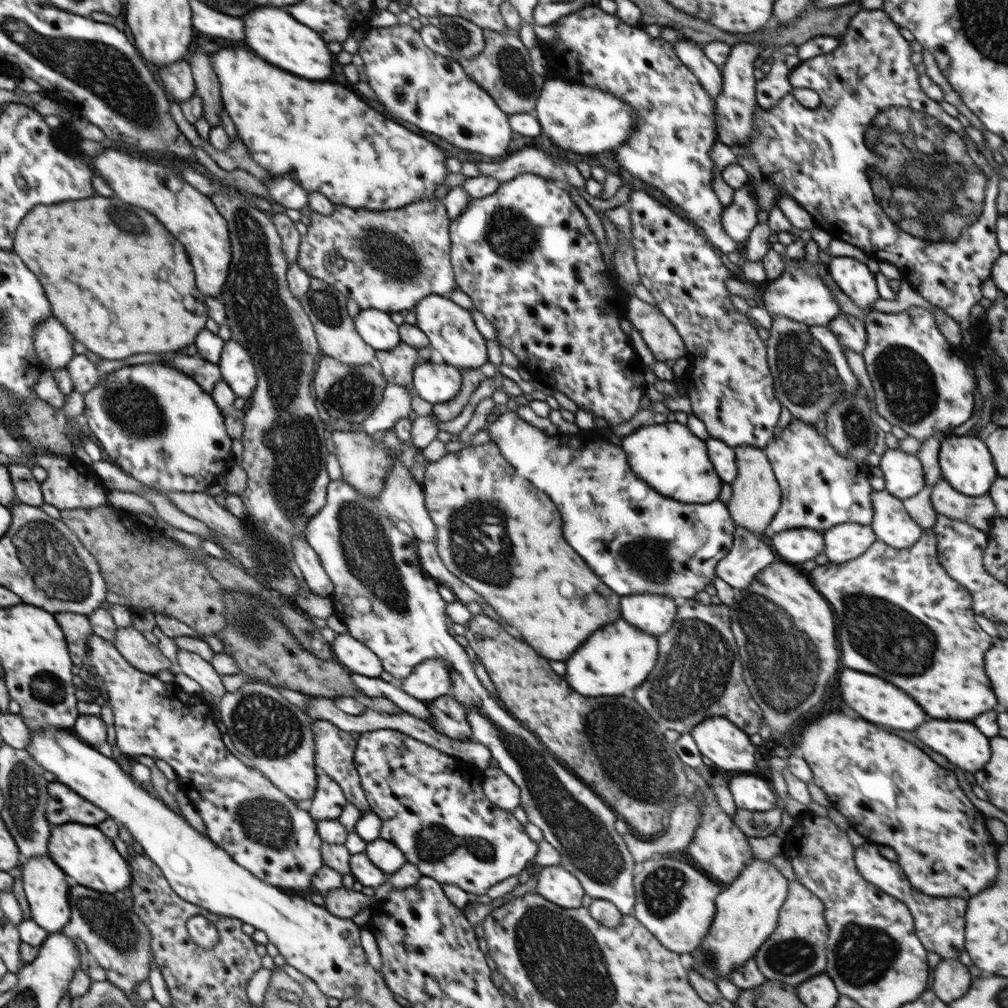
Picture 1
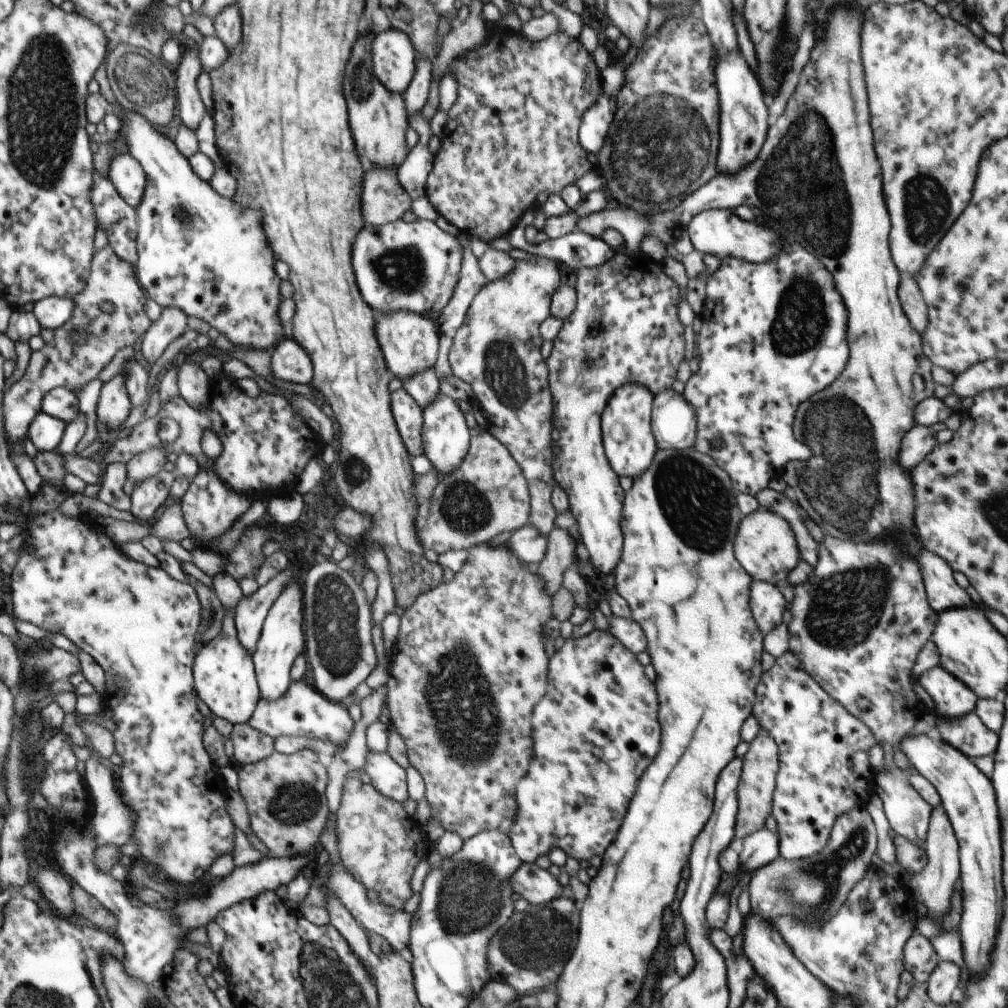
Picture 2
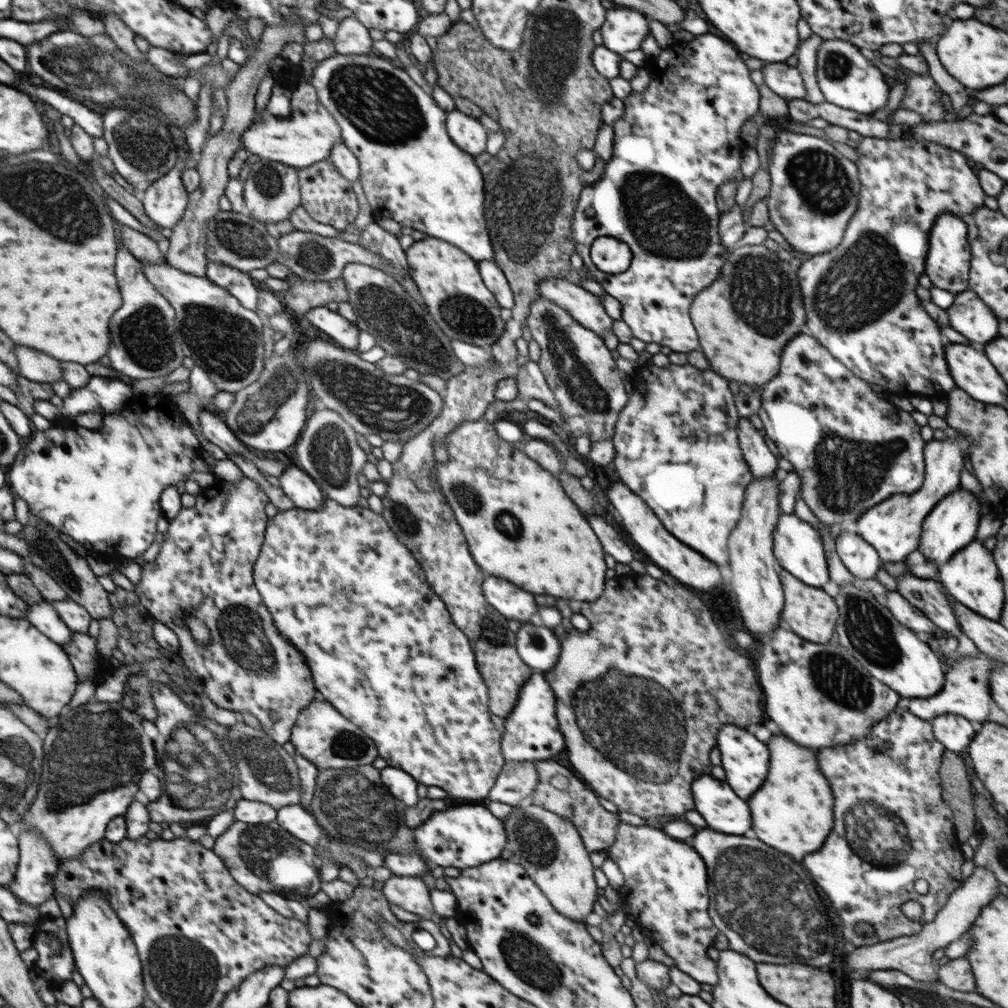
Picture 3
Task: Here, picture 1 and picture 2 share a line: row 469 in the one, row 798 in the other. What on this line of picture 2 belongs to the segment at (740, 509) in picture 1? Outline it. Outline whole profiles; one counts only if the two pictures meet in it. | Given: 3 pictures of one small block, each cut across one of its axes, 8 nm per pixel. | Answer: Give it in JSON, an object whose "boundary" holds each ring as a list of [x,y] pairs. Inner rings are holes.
{"boundary":[[[764,728],[760,729],[758,736],[749,742],[748,752],[744,754],[744,768],[738,784],[737,801],[738,810],[734,838],[743,839],[765,827],[766,818],[772,812],[774,790],[776,790],[776,777],[779,769],[779,750],[777,742]]]}

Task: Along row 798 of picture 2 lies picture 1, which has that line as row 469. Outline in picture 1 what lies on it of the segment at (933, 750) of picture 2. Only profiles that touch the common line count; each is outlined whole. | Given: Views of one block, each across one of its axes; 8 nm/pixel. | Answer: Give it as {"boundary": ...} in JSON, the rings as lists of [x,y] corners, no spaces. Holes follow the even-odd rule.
{"boundary":[[[952,434],[942,438],[939,452],[939,465],[944,477],[958,492],[971,497],[986,497],[992,483],[997,479],[996,467],[986,443],[974,436]]]}

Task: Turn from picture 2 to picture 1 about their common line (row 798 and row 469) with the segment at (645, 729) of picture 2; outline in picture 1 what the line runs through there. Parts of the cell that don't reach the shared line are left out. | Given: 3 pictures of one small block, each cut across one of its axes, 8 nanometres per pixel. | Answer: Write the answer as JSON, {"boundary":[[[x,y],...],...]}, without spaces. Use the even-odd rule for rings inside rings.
{"boundary":[[[510,410],[486,428],[490,441],[498,445],[514,470],[536,488],[550,494],[550,500],[562,514],[566,542],[586,560],[586,564],[590,562],[588,566],[610,590],[620,596],[659,594],[680,603],[692,599],[713,582],[718,561],[730,552],[734,542],[735,526],[726,502],[718,498],[709,503],[686,504],[664,498],[634,474],[620,446],[609,443],[593,431],[550,436]]]}

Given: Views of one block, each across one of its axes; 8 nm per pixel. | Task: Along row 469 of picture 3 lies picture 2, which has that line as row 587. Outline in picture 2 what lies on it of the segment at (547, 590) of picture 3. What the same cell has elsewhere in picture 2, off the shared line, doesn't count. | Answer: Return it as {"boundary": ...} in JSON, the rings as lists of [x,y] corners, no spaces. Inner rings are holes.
{"boundary":[[[488,542],[483,546],[476,546],[468,554],[466,564],[454,574],[454,579],[439,584],[436,588],[422,593],[412,606],[403,610],[400,617],[398,640],[389,660],[389,681],[386,705],[390,711],[390,726],[402,736],[407,746],[408,760],[412,767],[420,773],[425,782],[425,799],[432,810],[434,820],[448,832],[456,832],[463,842],[470,840],[482,830],[498,830],[508,836],[510,828],[516,822],[516,800],[514,790],[520,780],[528,774],[530,761],[534,756],[534,740],[532,738],[532,712],[536,705],[544,698],[548,686],[549,658],[544,650],[544,626],[554,623],[552,619],[552,599],[546,592],[544,580],[538,574],[524,569],[524,562],[518,560],[510,548],[505,544],[492,547]]]}

